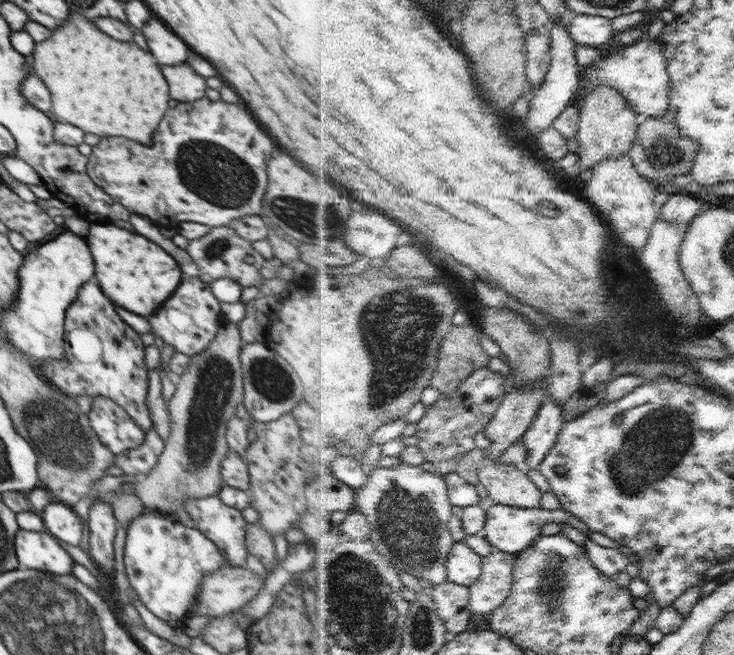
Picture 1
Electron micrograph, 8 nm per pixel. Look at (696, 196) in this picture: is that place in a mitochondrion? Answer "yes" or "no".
no

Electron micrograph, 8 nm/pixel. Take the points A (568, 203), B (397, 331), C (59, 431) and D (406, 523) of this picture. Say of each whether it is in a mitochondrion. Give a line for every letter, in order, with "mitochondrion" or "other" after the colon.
A: other
B: mitochondrion
C: mitochondrion
D: mitochondrion

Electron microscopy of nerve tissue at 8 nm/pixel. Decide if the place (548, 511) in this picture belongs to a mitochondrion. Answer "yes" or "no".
no

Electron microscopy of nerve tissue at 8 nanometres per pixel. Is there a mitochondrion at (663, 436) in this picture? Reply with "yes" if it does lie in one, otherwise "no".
yes

